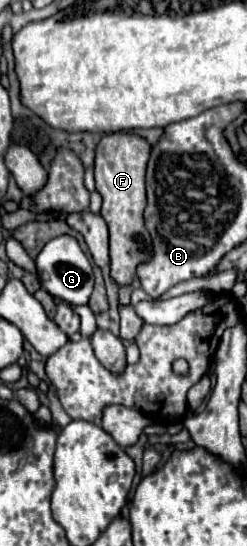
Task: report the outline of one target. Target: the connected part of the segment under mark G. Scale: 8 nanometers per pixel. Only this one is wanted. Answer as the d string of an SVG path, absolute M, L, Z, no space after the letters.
M60 235L60 237L54 237L52 241L48 241L36 257L36 269L38 269L38 279L40 279L42 287L52 297L66 301L66 303L74 303L74 305L88 303L92 285L94 285L94 275L92 275L90 261L86 259L84 251L80 249L80 245L74 237Z

